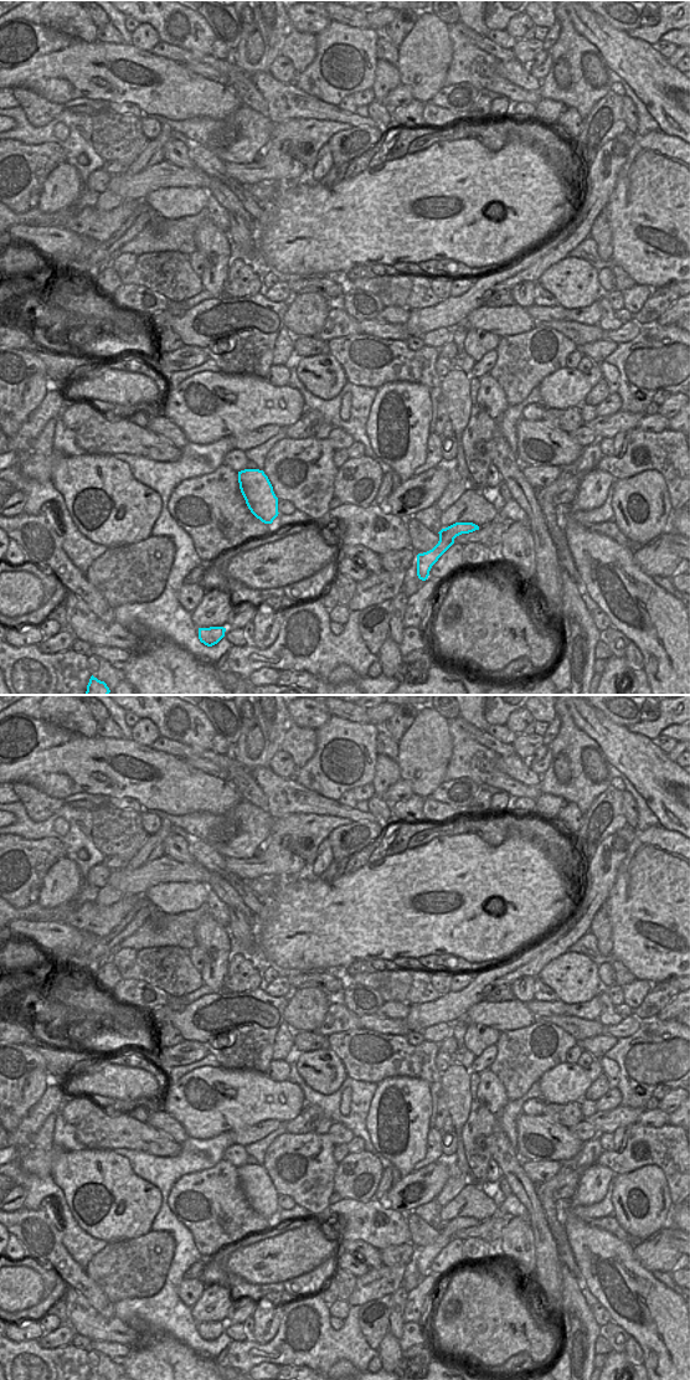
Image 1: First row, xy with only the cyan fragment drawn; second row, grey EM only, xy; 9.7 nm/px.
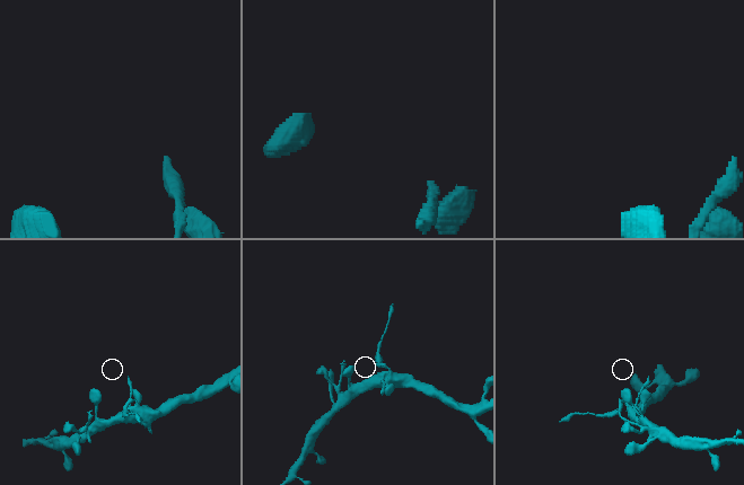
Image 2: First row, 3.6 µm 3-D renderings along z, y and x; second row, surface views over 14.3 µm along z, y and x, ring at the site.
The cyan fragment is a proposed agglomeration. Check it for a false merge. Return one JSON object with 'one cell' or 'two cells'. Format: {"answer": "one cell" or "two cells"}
{"answer": "two cells"}

